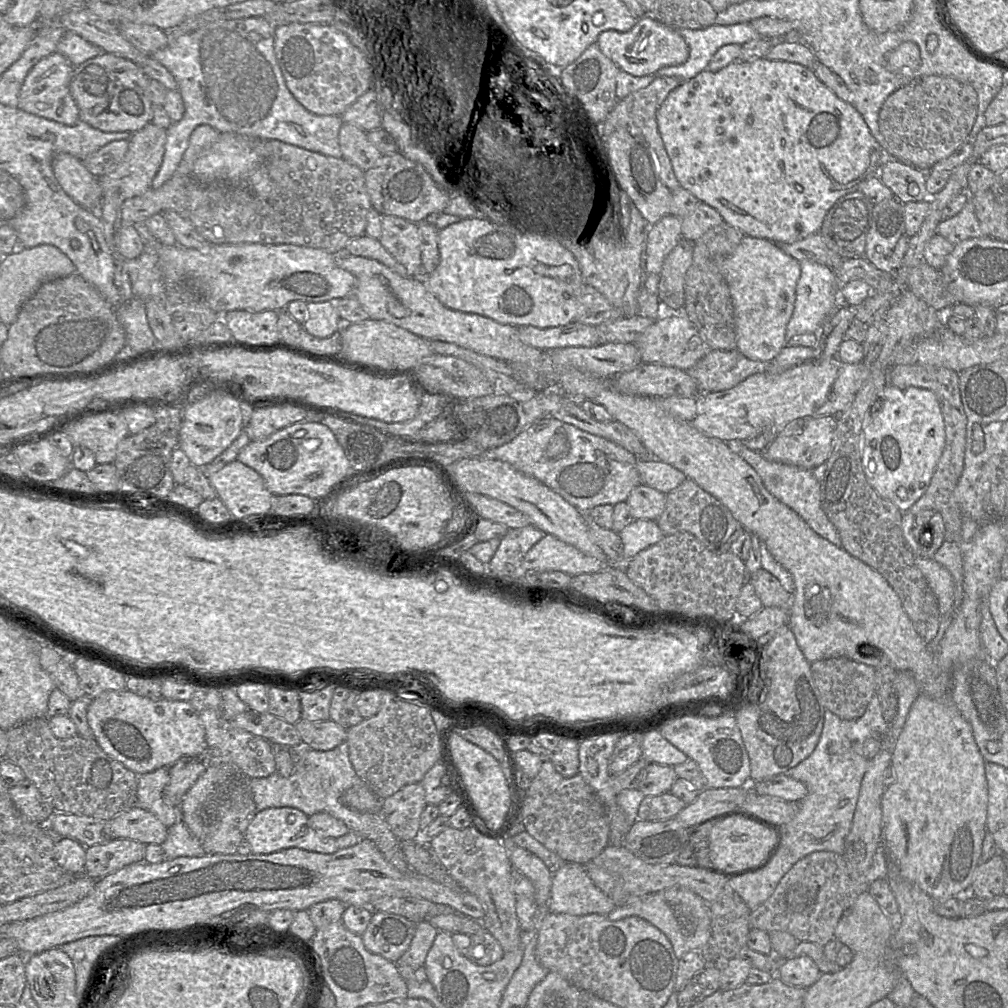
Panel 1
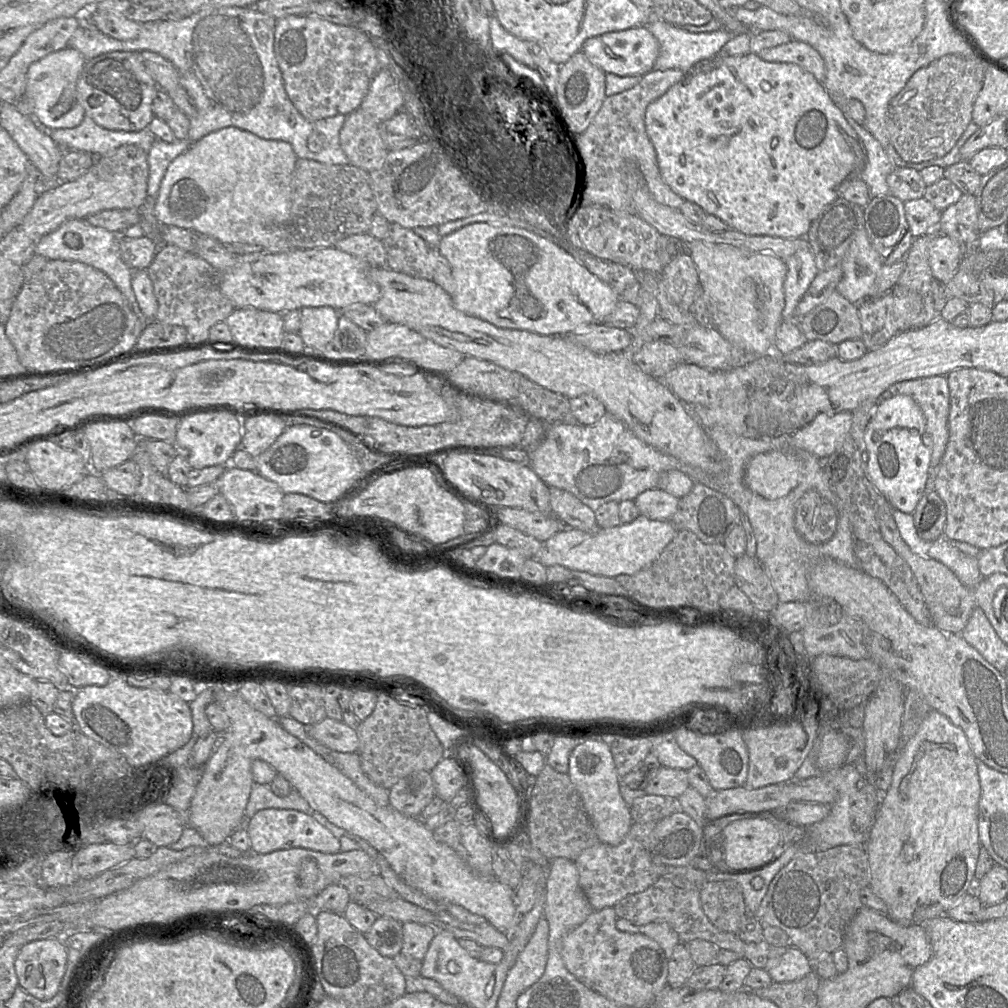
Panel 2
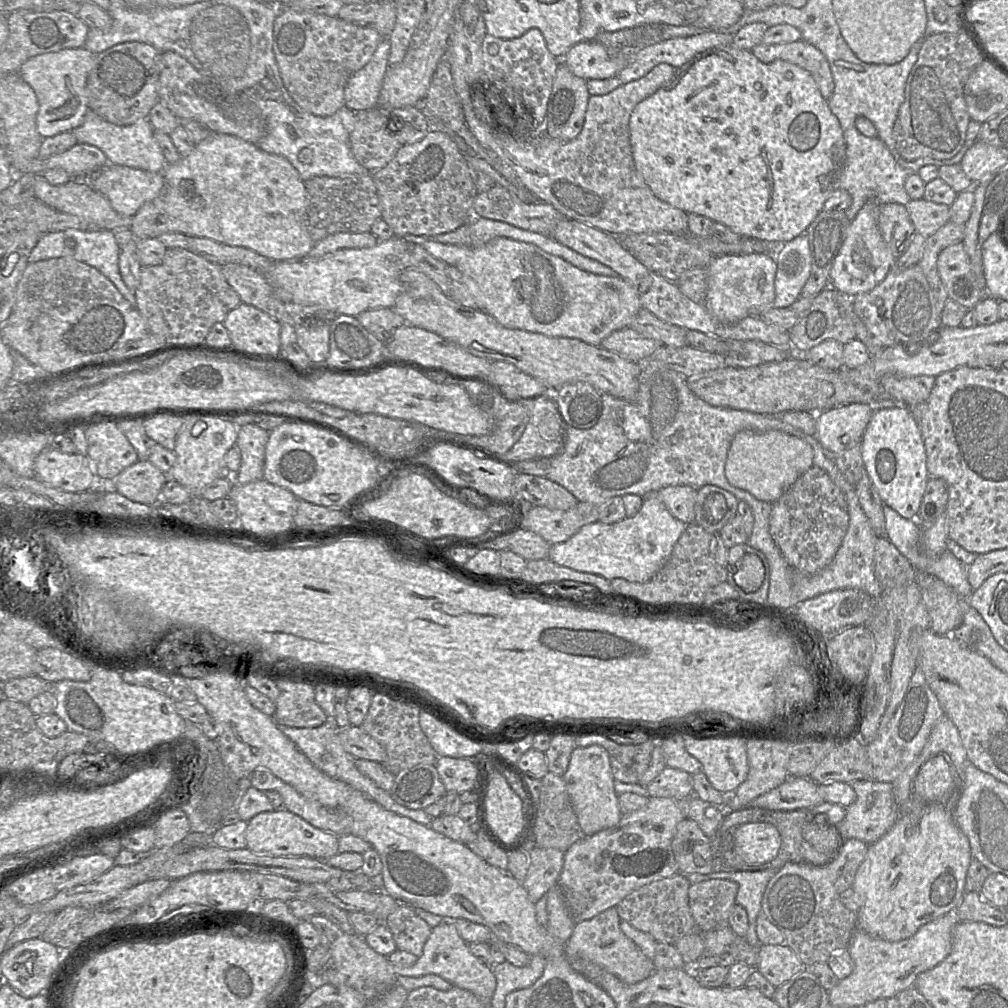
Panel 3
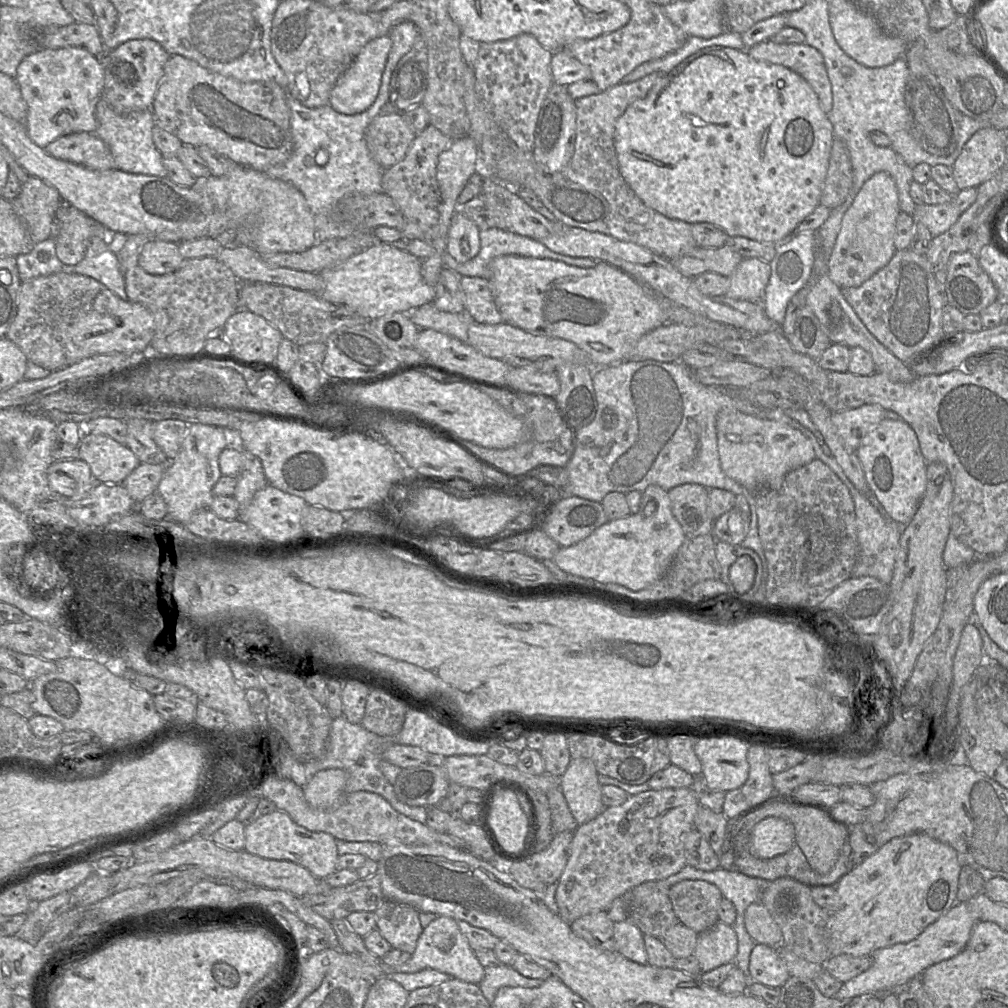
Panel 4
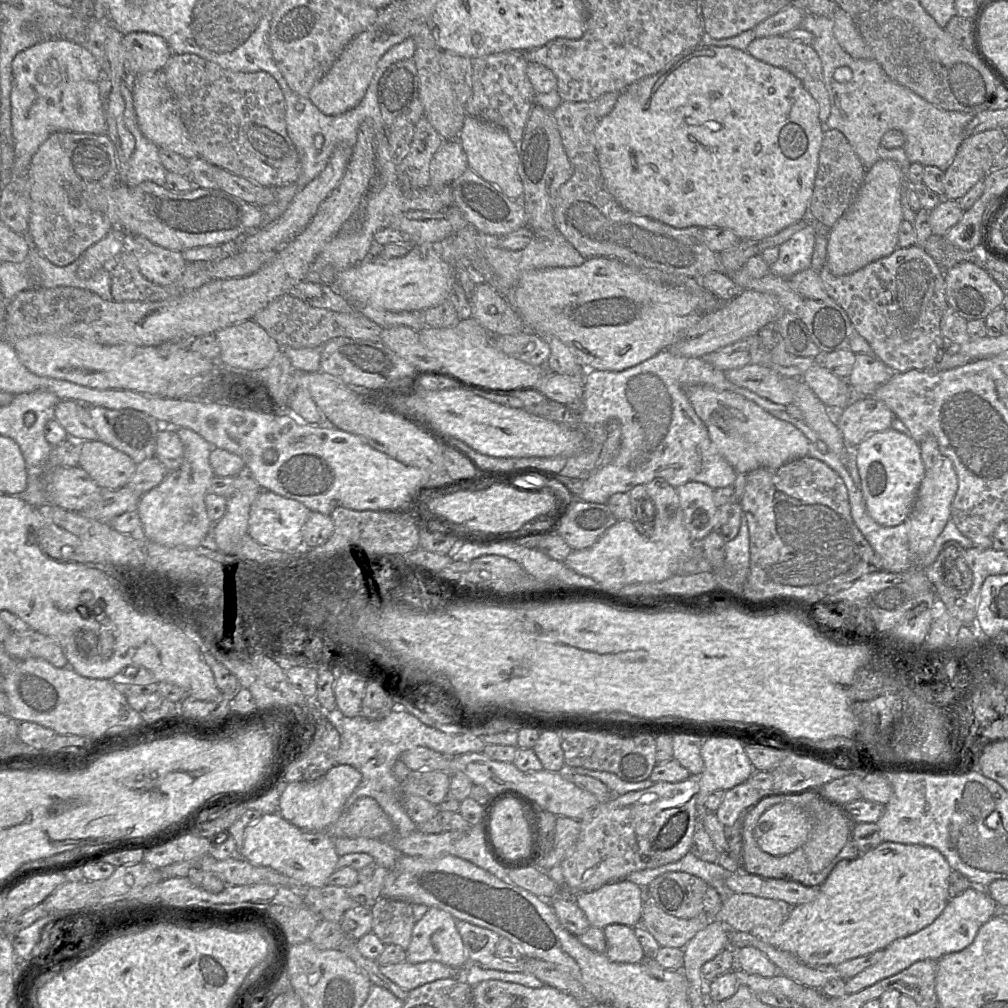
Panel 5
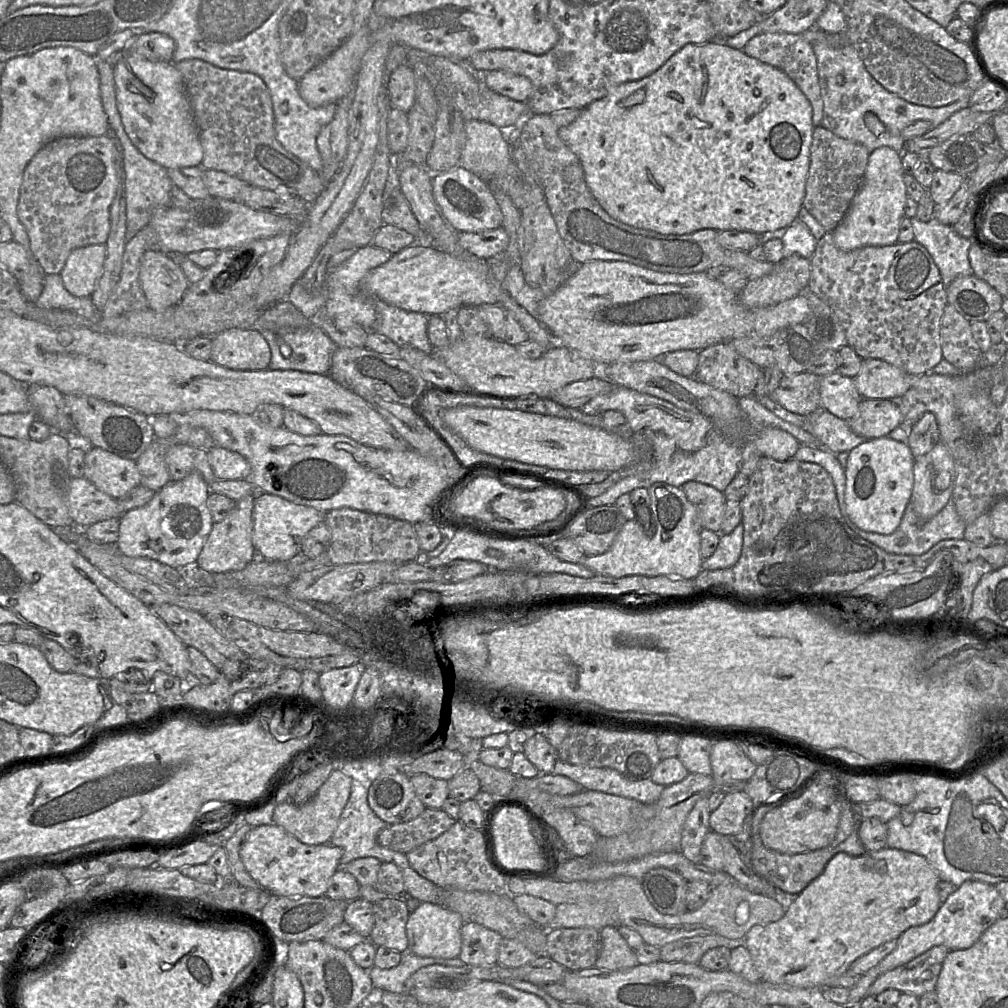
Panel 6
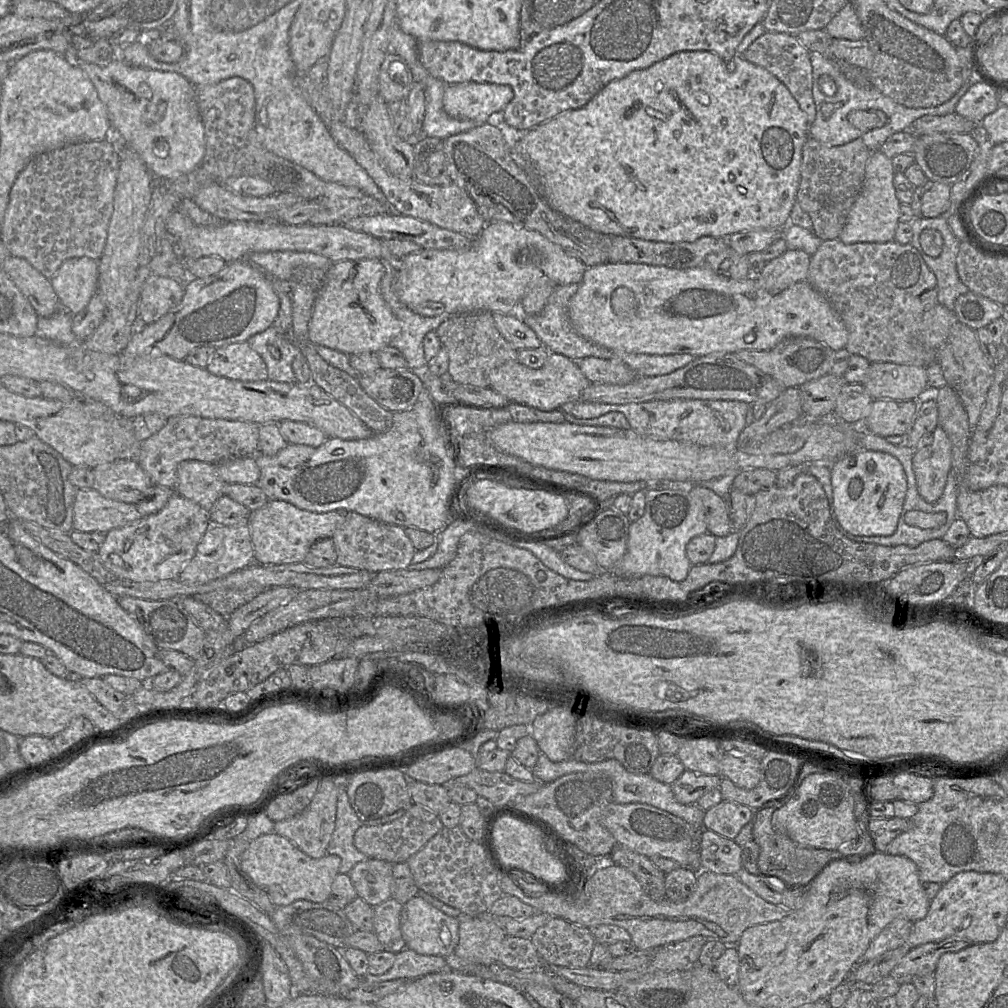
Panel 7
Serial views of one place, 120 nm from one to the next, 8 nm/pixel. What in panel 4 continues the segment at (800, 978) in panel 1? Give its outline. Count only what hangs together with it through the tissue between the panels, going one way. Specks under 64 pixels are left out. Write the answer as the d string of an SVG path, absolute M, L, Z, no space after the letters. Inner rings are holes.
M756 943L749 960L750 981L761 983L771 988L780 988L790 974L786 963L777 947Z

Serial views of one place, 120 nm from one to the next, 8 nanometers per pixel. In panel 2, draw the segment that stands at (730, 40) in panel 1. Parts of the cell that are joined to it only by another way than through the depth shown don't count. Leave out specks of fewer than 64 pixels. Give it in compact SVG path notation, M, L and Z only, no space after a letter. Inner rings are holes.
M661 19L652 20L647 27L659 43L655 70L680 69L686 72L697 62L719 54L723 46L735 35L725 28L714 32L692 33Z

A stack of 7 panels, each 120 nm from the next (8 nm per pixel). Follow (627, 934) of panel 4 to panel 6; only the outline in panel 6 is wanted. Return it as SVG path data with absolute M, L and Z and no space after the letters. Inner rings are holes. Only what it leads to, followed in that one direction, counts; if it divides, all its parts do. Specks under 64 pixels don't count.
M605 926L599 930L600 952L594 964L601 970L615 971L638 965L637 955L616 926Z

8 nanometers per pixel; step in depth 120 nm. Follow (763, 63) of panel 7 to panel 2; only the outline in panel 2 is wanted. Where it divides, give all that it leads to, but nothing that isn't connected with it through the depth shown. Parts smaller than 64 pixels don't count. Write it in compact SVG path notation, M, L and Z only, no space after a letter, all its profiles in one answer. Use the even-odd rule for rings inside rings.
M798 40L761 51L758 56L767 62L793 63L812 73L816 80L824 83L825 62L811 45Z

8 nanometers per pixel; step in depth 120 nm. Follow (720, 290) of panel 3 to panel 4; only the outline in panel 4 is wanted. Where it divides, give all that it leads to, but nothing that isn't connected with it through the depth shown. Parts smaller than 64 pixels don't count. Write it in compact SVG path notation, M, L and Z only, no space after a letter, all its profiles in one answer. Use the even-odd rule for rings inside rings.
M743 258L729 276L730 286L725 296L747 301L761 301L768 284L770 264L757 258Z

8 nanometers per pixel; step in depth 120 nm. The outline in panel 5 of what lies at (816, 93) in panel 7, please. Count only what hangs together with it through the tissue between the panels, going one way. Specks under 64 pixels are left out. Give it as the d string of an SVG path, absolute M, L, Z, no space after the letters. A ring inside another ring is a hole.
M806 12L801 27L813 35L811 46L822 64L831 106L825 128L836 129L847 138L866 170L879 160L892 160L900 166L903 172L903 219L914 223L917 212L910 208L907 198L907 191L911 188L907 178L910 164L917 162L924 167L935 166L942 171L947 170L965 139L965 127L974 115L941 109L893 81L875 60L853 58L834 35L833 17ZM892 129L901 131L905 136L903 147L885 148L881 144L883 135Z

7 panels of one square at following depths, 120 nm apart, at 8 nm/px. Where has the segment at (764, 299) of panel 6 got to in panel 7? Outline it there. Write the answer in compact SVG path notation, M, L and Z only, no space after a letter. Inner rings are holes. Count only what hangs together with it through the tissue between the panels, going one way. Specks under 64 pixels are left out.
M787 249L779 257L766 262L762 271L756 275L757 284L771 295L776 295L791 285L807 280L810 257L802 250Z

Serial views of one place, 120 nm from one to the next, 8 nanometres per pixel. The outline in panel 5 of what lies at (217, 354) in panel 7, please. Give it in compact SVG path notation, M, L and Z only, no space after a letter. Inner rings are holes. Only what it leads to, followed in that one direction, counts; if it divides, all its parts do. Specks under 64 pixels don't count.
M253 319L215 333L220 346L218 362L228 368L258 372L267 368L281 347Z

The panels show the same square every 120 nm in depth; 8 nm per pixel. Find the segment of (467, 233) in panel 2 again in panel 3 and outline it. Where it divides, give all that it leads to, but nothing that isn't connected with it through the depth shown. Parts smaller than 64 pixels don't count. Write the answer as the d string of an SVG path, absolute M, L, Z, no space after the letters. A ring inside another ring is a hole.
M497 237L488 241L484 245L477 247L471 247L461 244L442 244L432 240L426 241L424 244L422 244L422 246L433 257L443 261L447 265L455 266L461 272L472 278L476 283L476 302L478 309L483 310L484 312L492 316L495 320L497 320L501 325L506 328L526 330L530 332L544 334L549 337L576 338L588 344L600 346L602 340L613 331L628 327L639 312L639 310L642 308L637 290L634 288L633 285L631 285L620 276L603 276L587 272L572 265L571 263L559 256L555 256L545 252L534 244L520 242L505 237Z

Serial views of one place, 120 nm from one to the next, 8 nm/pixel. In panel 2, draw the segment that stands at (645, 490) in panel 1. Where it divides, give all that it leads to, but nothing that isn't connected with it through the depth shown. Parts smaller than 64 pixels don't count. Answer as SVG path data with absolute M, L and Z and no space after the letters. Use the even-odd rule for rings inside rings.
M659 488L649 489L634 500L639 515L652 520L670 521L676 513L679 499Z

